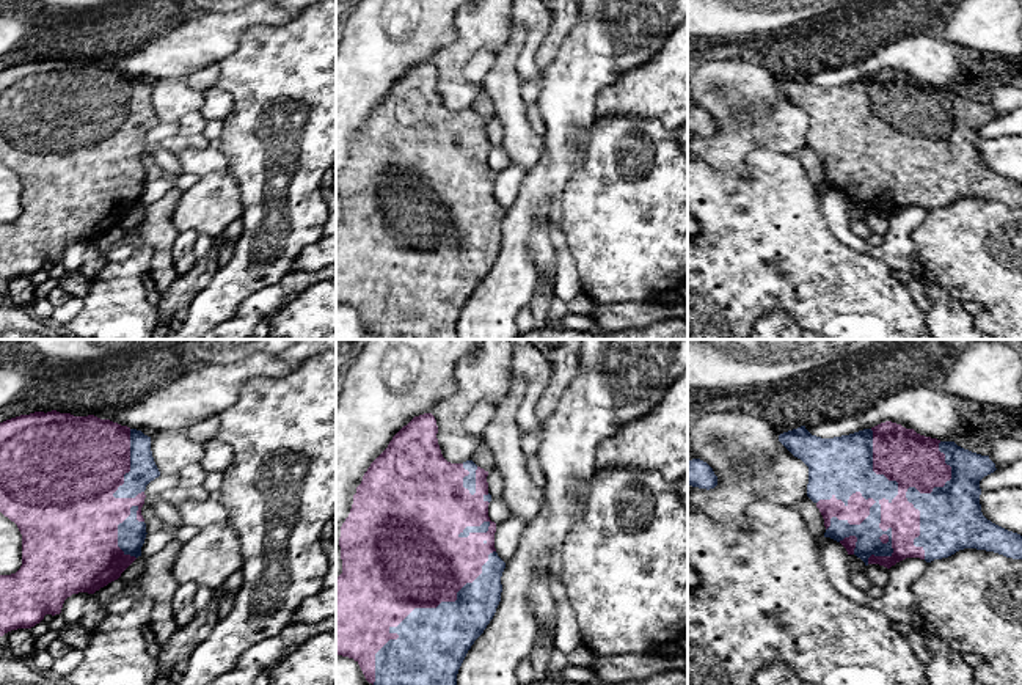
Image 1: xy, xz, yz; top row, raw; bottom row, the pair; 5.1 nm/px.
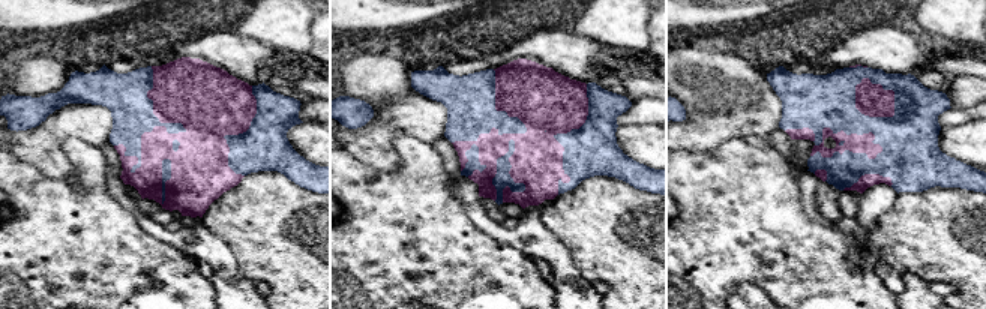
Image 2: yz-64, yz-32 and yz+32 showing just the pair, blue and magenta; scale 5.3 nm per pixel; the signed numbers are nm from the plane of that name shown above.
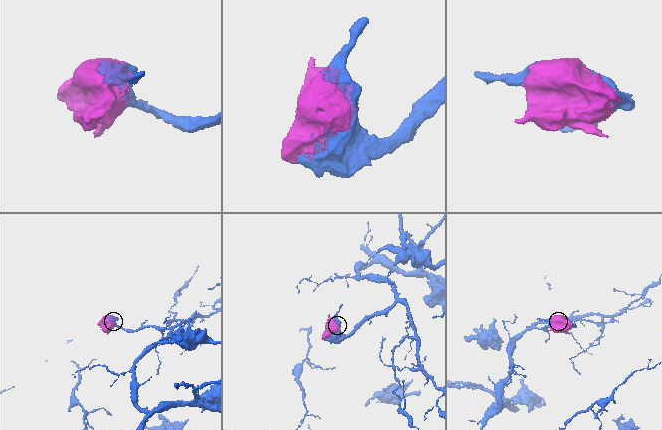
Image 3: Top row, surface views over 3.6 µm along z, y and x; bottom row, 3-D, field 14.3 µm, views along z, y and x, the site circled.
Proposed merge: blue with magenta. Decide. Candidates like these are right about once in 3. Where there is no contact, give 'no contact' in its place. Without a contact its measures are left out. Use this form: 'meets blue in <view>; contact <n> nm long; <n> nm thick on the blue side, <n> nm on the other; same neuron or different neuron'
meets blue in yz; contact 700 nm long; 260 nm thick on the blue side, 280 nm on the other; same neuron

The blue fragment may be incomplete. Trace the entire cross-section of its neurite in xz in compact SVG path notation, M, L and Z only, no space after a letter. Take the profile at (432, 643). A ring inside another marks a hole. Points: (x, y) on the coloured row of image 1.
M432 413L414 416L403 426L364 473L353 495L350 514L341 526L342 573L336 577L336 655L353 658L372 685L457 685L457 674L468 650L484 633L501 602L501 577L506 562L496 553L496 523L488 517L488 504L491 501L487 482L488 471L477 467L473 460L463 463L447 462L441 454L436 434L438 426Z

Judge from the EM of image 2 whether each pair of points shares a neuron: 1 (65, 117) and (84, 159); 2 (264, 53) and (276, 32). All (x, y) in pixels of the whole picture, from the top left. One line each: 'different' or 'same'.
1: different
2: different

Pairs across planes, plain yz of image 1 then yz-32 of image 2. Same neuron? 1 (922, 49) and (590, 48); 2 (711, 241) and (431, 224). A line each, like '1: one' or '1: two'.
1: one
2: one

